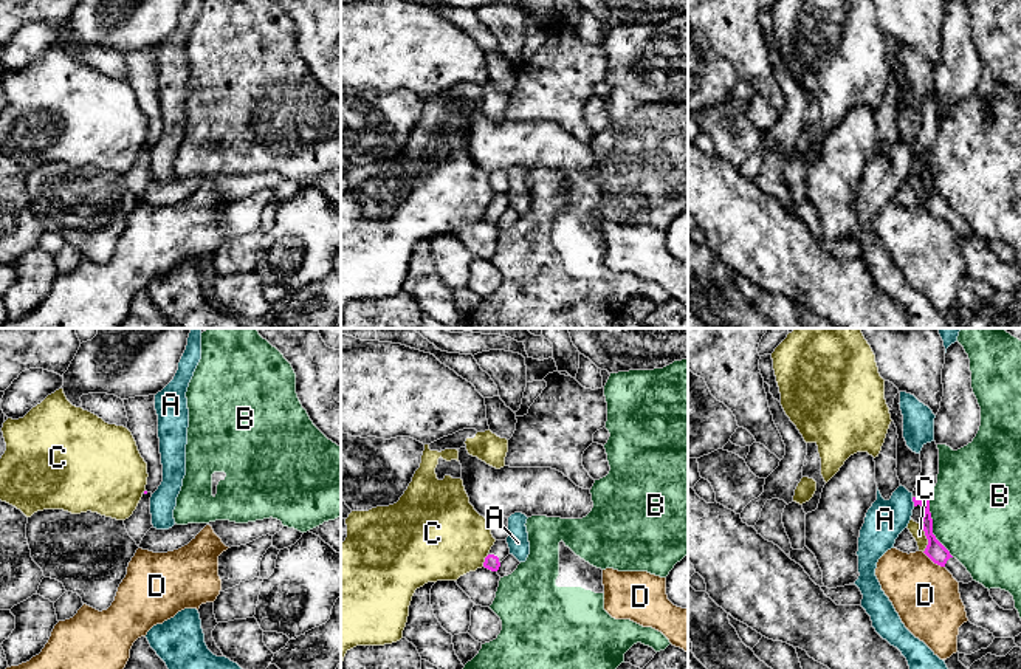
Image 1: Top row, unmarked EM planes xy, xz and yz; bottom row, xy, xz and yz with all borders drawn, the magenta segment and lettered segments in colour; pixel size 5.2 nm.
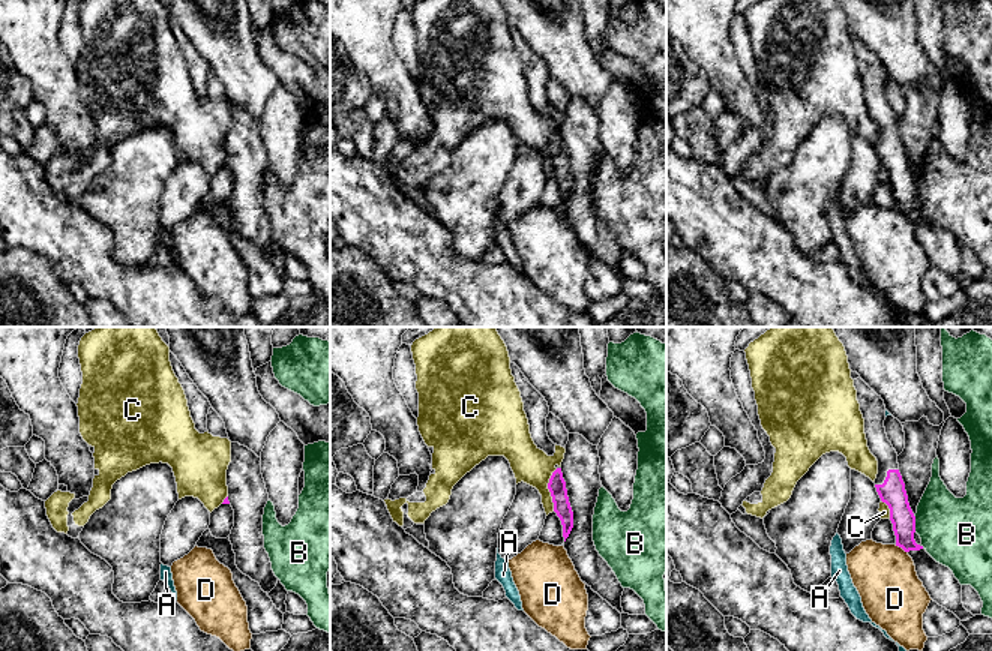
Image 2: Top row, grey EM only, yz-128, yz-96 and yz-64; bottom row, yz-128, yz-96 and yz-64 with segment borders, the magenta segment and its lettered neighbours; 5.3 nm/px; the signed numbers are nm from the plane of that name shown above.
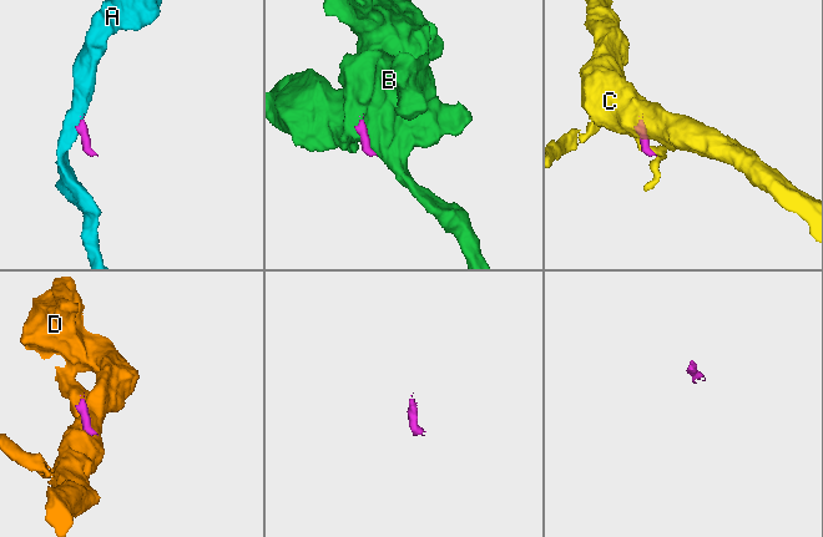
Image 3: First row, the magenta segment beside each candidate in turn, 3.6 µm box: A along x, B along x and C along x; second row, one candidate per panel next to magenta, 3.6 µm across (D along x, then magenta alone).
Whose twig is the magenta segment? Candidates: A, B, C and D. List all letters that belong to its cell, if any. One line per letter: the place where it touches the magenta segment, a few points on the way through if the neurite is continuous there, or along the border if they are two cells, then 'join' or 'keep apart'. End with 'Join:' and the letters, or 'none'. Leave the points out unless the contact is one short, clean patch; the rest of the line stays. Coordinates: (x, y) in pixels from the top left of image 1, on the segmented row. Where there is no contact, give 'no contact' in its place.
A: contact yz (913, 500); border yz (911, 497), (914, 505); keep apart
B: contact yz (931, 527); border yz (928, 497), (931, 533), (953, 556); keep apart
C: contact yz (927, 538); keep apart
D: contact yz (933, 561); border yz (922, 552), (944, 567); keep apart
Join: none

